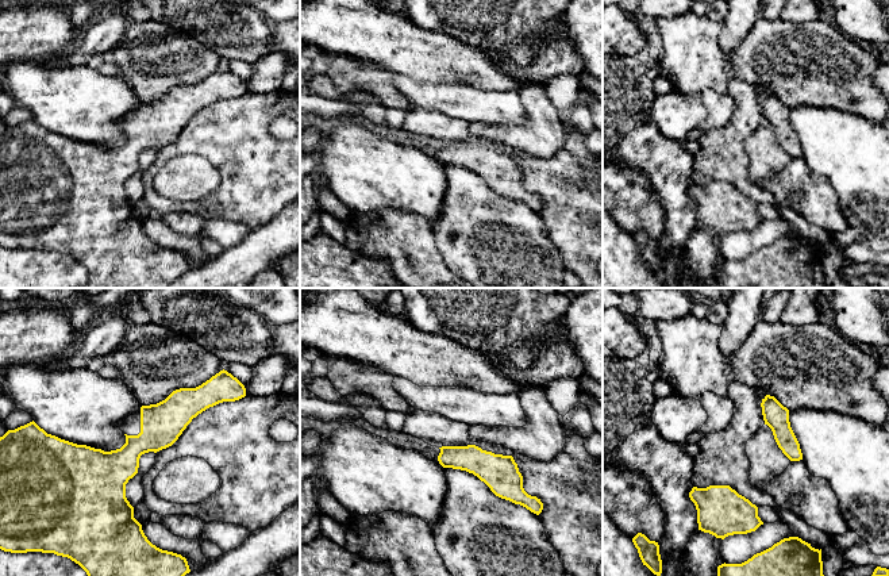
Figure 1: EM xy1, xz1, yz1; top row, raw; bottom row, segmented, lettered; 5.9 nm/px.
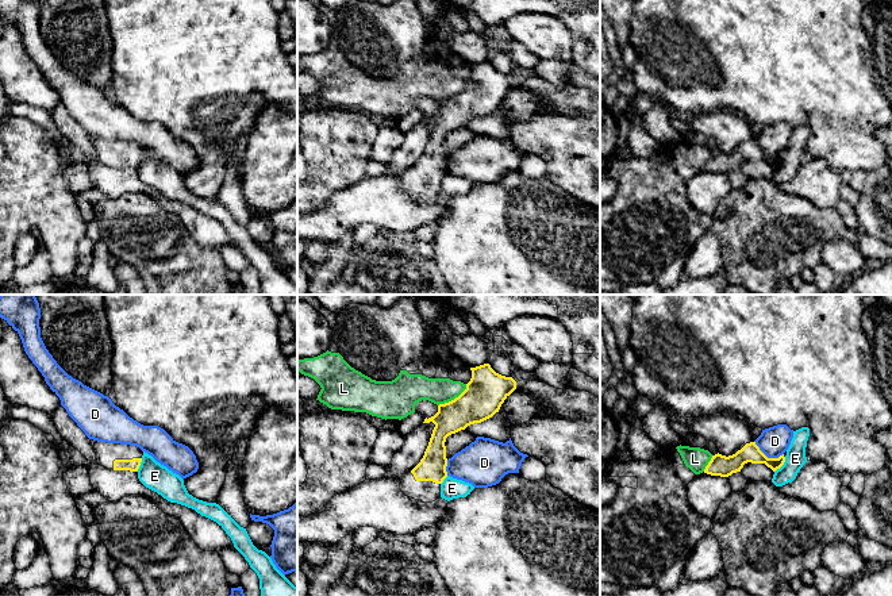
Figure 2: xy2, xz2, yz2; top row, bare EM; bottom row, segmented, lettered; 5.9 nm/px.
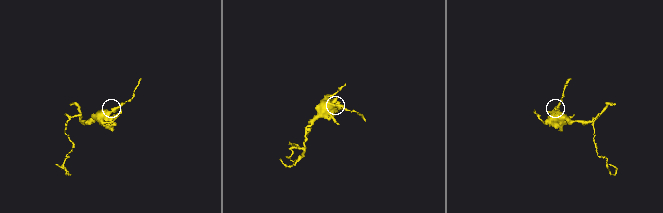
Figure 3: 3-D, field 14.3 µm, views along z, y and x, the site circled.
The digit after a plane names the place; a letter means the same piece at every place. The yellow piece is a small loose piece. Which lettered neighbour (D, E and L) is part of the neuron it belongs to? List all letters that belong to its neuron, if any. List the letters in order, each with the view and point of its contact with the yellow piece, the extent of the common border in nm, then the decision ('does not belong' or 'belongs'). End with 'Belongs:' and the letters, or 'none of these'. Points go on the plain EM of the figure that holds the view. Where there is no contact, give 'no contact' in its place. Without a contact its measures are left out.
D: contact yz2 (766, 154); length 190 nm; does not belong
E: contact yz2 (781, 162); length 120 nm; does not belong
L: contact xz2 (454, 96); length 220 nm; does not belong
Belongs: none of these

